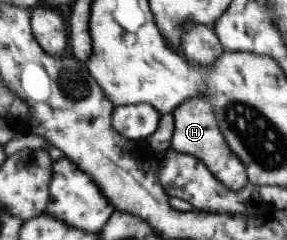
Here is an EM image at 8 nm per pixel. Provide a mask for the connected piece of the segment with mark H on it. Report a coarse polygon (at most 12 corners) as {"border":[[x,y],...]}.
{"border":[[193,96],[170,113],[170,148],[196,157],[227,191],[249,186],[211,104]]}

